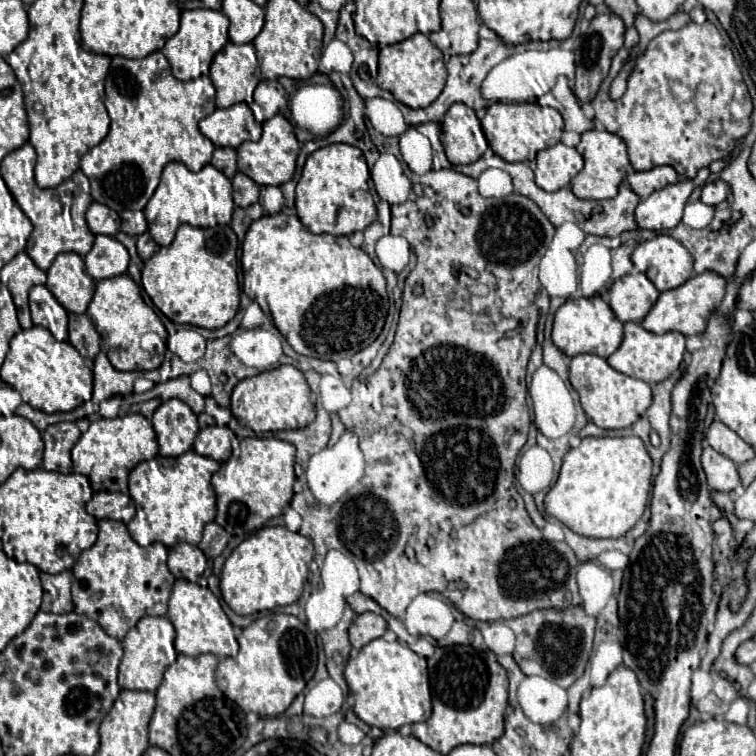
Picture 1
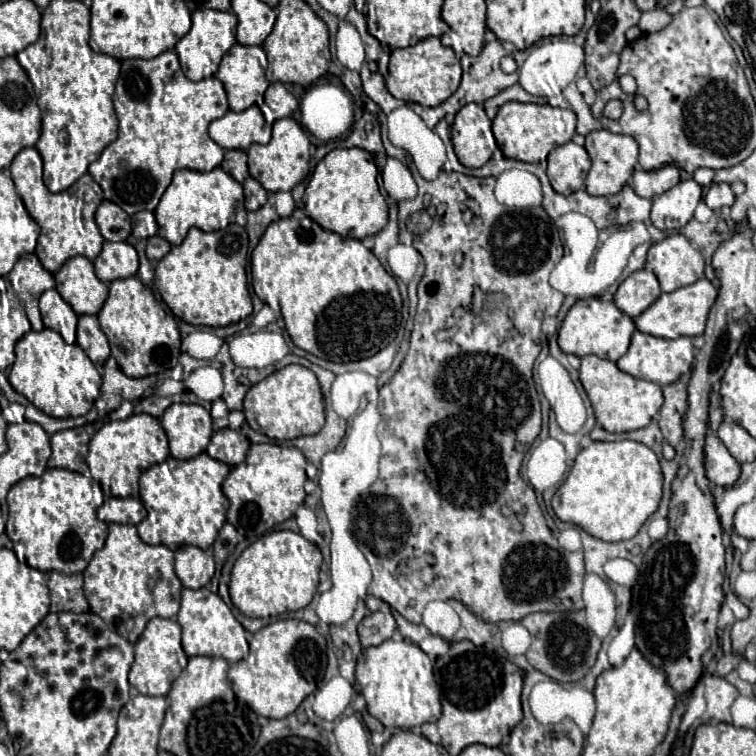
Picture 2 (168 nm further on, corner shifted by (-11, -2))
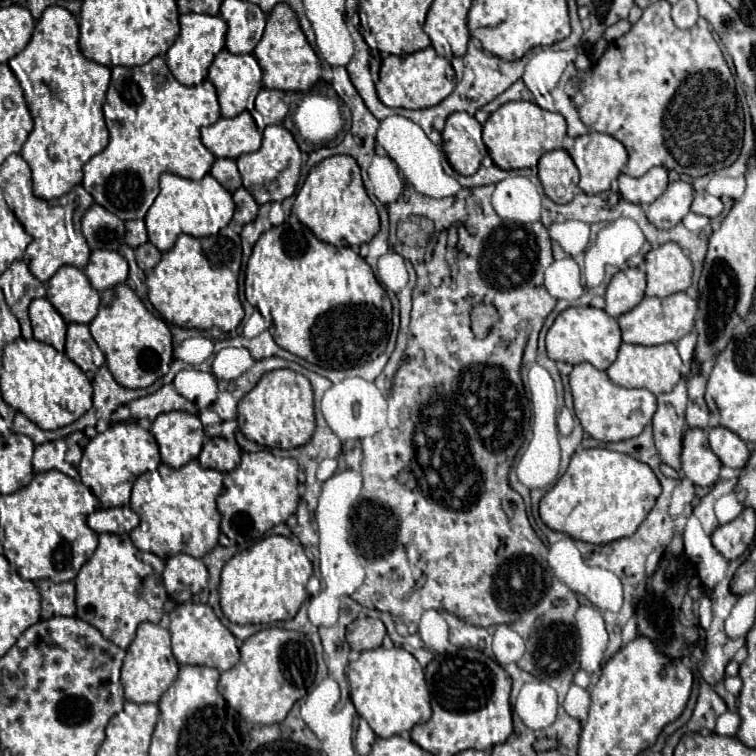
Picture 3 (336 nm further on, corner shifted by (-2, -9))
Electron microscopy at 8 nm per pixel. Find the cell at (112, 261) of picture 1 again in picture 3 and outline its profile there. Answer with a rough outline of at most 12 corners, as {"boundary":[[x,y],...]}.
{"boundary":[[94,250],[84,268],[104,292],[126,282],[128,262],[112,250]]}

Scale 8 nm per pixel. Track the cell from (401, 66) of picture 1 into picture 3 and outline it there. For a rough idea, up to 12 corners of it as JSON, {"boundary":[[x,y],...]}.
{"boundary":[[432,46],[386,56],[376,84],[390,108],[428,108],[454,90]]}

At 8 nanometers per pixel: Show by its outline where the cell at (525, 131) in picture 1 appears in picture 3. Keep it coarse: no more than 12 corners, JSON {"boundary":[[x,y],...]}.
{"boundary":[[506,102],[482,128],[502,170],[534,168],[574,139],[558,112]]}

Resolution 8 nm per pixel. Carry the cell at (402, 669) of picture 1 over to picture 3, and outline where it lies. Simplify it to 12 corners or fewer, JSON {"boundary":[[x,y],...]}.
{"boundary":[[386,635],[348,666],[356,712],[380,738],[432,715],[422,666]]}

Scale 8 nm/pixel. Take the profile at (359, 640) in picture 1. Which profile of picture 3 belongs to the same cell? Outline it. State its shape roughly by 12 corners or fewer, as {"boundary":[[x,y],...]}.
{"boundary":[[358,618],[346,630],[356,652],[382,646],[386,628],[378,618]]}

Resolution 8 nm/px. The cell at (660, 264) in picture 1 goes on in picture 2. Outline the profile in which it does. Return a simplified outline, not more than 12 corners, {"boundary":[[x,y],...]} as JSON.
{"boundary":[[679,233],[649,247],[661,291],[703,279],[701,253]]}

